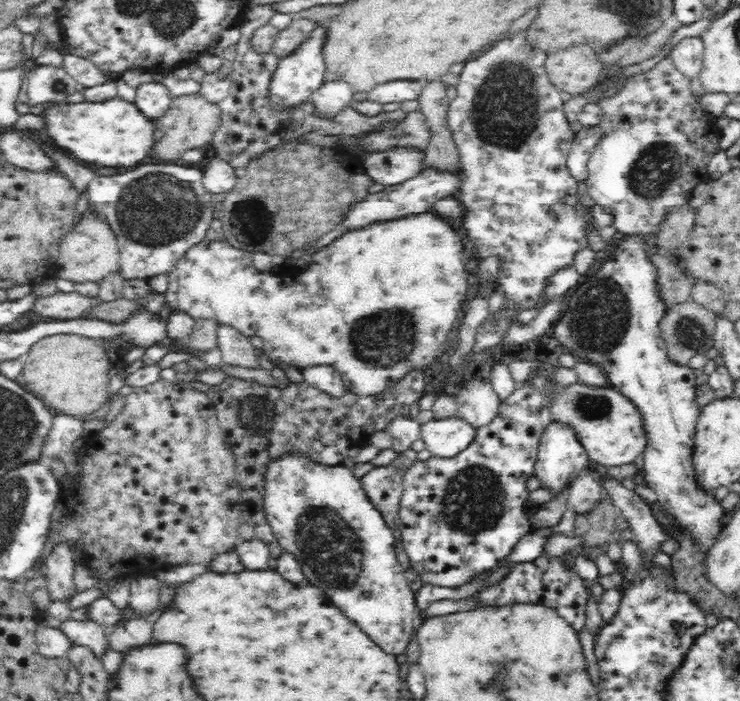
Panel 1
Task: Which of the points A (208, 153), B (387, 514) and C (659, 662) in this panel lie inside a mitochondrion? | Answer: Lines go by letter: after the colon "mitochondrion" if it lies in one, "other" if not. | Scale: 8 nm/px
A: other
B: other
C: mitochondrion

